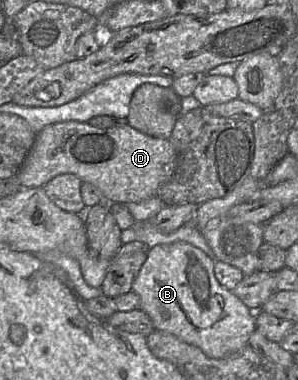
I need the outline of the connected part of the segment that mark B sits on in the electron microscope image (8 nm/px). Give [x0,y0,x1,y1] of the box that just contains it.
[132,242,256,358]

